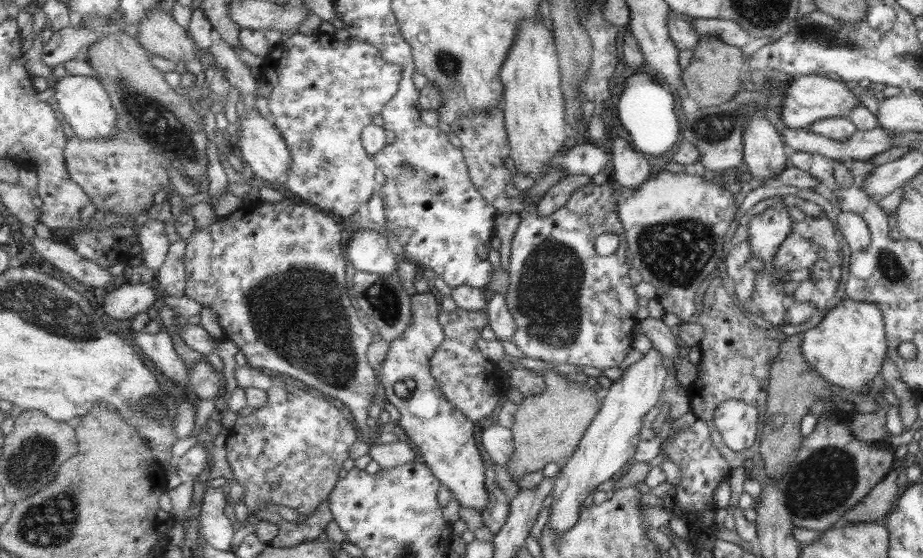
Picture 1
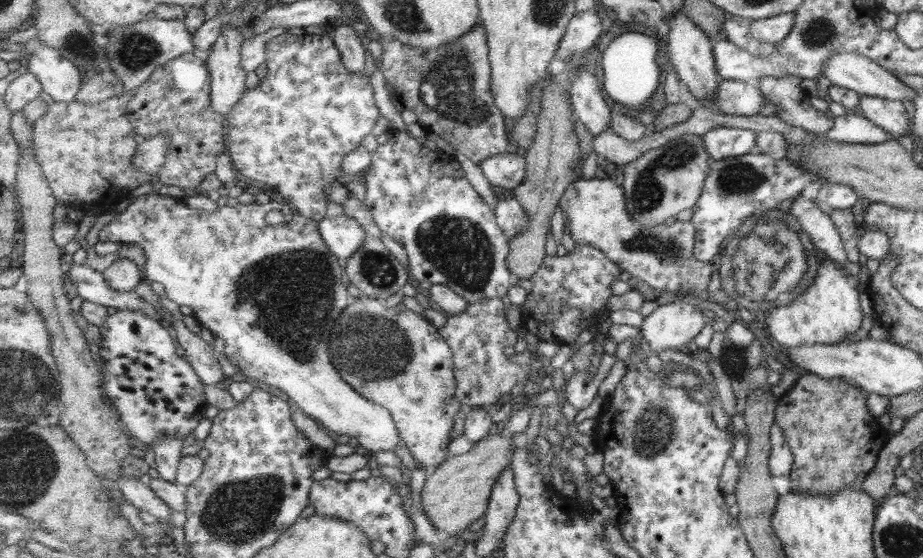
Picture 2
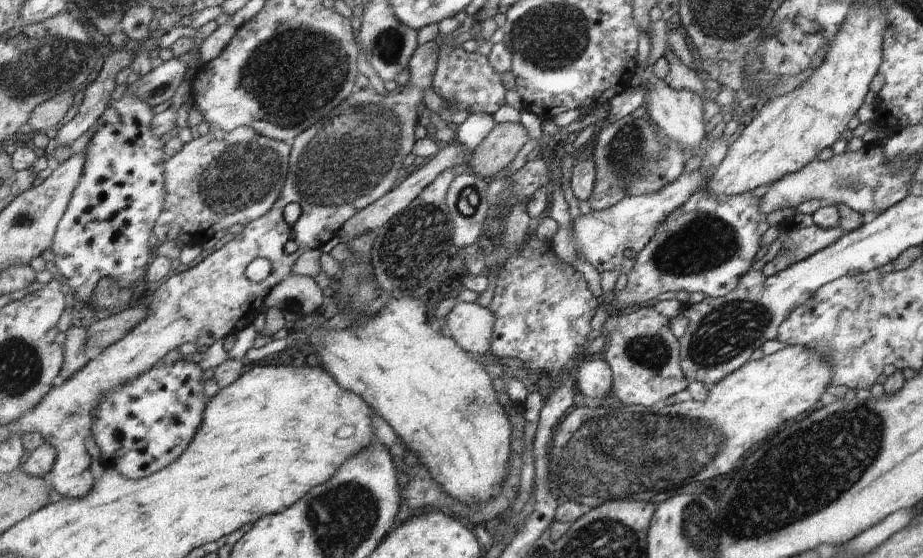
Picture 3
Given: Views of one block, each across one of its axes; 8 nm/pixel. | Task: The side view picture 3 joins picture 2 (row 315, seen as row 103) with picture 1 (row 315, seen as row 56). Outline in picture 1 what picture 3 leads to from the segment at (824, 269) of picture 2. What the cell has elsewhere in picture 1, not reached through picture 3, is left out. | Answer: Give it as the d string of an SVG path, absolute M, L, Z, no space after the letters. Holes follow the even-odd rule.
M846 297L828 309L820 322L802 332L800 351L808 365L829 384L865 393L870 380L880 371L886 354L883 318L876 304Z

